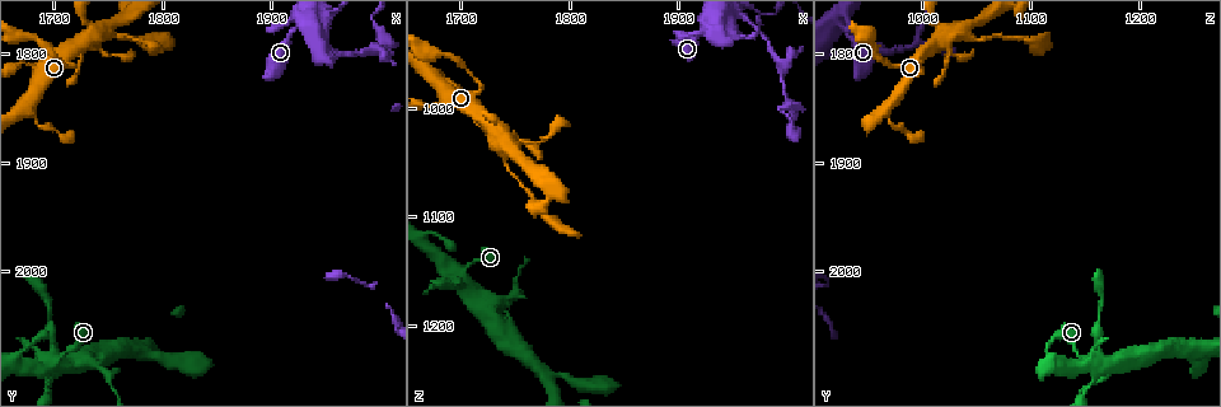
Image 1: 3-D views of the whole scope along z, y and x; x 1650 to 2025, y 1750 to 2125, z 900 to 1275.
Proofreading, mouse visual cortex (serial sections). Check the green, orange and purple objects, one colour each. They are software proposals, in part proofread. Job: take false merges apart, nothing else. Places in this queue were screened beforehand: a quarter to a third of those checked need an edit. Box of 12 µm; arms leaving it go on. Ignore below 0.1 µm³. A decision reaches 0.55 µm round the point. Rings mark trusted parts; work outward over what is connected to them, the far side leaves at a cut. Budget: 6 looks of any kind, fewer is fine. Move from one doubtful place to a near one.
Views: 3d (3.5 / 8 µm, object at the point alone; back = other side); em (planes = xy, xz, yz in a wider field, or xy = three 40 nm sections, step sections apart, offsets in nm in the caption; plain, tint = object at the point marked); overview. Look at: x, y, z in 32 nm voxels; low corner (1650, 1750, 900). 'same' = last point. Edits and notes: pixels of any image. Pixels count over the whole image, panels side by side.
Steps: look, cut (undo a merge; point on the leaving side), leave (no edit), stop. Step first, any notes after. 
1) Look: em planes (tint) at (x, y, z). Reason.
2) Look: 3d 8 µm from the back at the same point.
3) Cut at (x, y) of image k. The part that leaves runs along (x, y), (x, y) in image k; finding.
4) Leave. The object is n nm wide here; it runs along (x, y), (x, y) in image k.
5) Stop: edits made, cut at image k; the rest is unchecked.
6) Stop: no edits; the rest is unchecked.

Look: 3d 3.5 µm from the back at (1700, 2072, 1162). Abrupt turn.

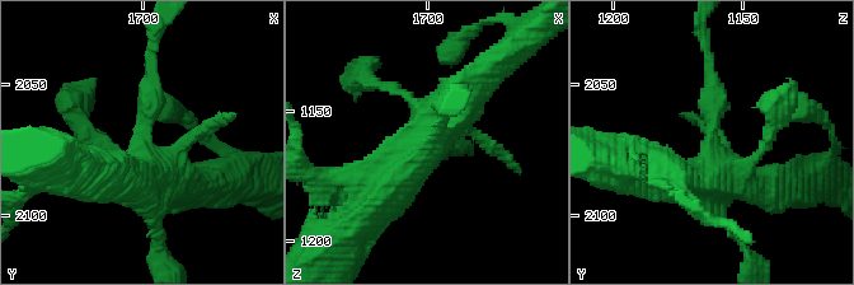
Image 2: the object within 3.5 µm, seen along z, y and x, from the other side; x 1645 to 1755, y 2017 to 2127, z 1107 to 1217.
Look: em xy step 3 (tint) at (1698, 2074, 1163). Now the EM.

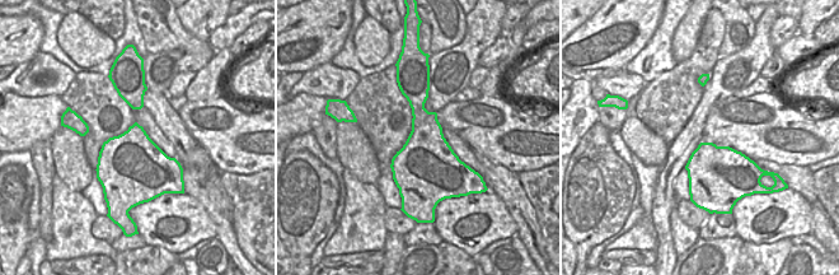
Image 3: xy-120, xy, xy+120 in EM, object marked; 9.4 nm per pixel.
Leave. It runs along (766, 145), (737, 173), (650, 173) in image 2; continuous, no second cell.

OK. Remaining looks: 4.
Look: 3d 3.5 µm at (1998, 1798, 978). Narrows sharply.

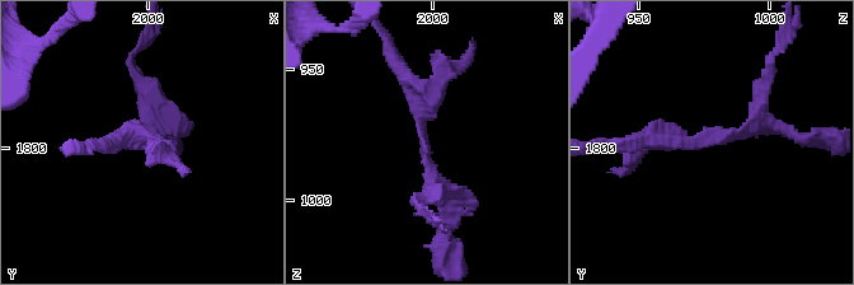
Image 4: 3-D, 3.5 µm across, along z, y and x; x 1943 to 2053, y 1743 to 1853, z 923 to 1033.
Look: em planes (plain) at (1996, 1797, 975).

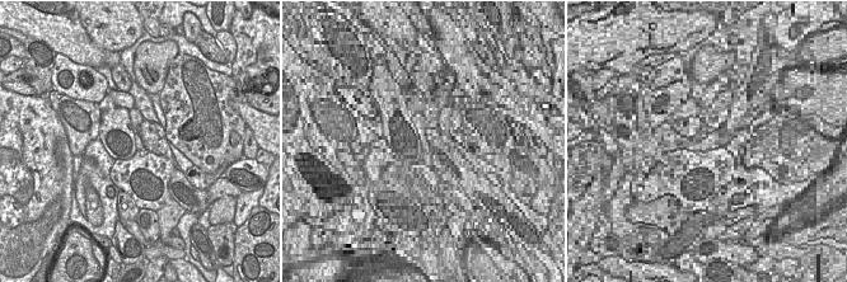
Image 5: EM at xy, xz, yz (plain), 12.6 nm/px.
Look: em planes (tint) at the same point.

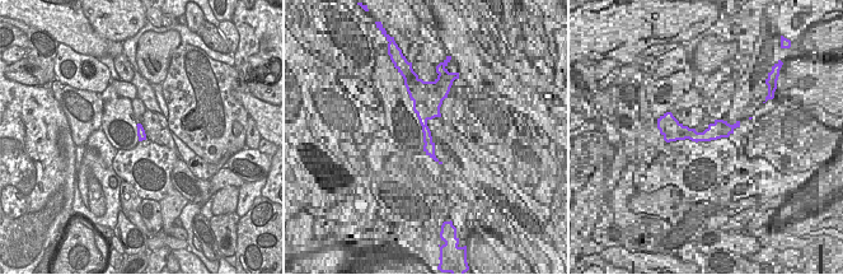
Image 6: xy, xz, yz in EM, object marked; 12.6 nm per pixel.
Leave. It runs along (393, 61), (421, 97), (440, 208) in image 4; one cell here.

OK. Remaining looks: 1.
Stop: no edits; the rest is unchecked.

